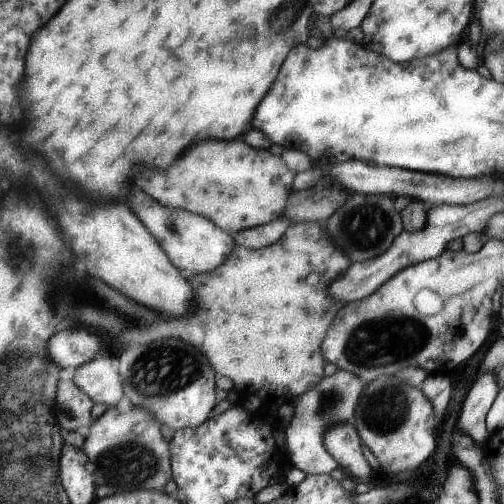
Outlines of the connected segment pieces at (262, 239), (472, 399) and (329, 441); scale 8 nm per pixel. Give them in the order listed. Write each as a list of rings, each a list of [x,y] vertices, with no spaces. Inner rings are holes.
[[[282,215],[268,224],[240,231],[233,239],[247,249],[261,249],[280,240],[290,224],[289,218]]]
[[[494,370],[477,376],[461,406],[456,424],[458,431],[471,436],[475,442],[483,447],[486,445],[487,438],[491,435],[486,426],[485,418],[499,393],[496,373],[497,370]]]
[[[352,421],[331,426],[324,437],[326,450],[353,480],[370,476],[372,468],[362,454],[361,435]]]

